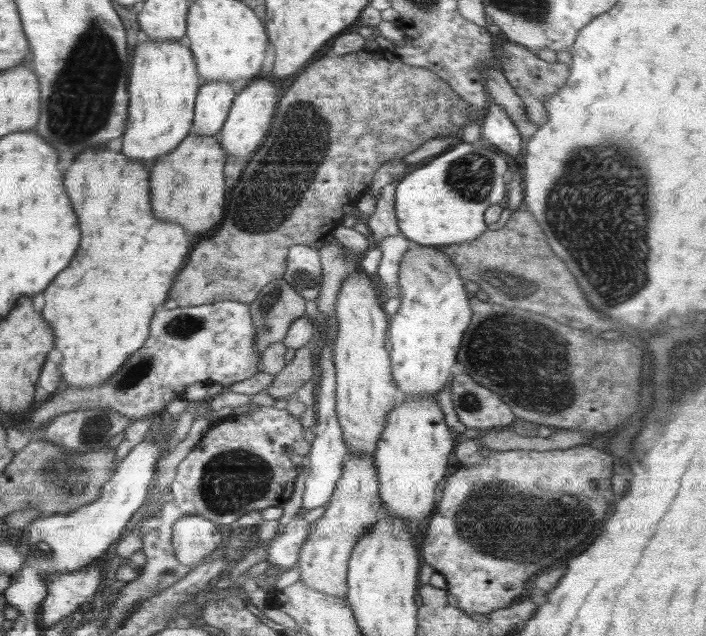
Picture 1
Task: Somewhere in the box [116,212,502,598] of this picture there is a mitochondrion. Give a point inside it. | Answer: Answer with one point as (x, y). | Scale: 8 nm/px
(233, 480)

